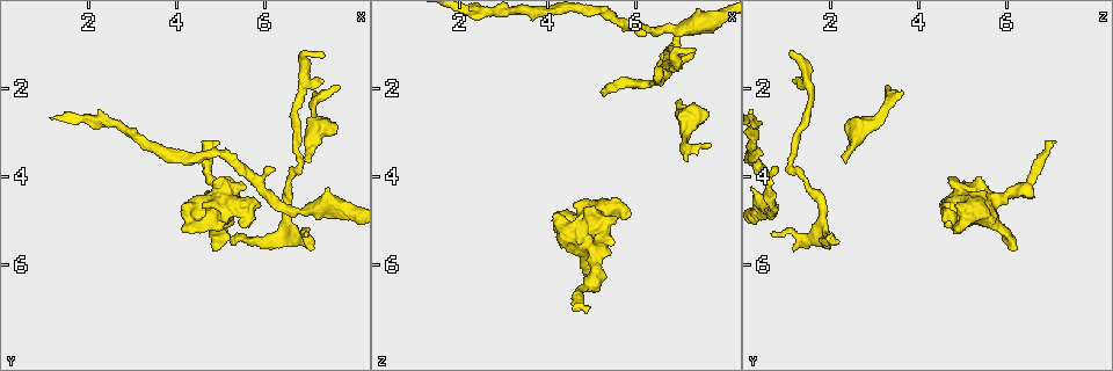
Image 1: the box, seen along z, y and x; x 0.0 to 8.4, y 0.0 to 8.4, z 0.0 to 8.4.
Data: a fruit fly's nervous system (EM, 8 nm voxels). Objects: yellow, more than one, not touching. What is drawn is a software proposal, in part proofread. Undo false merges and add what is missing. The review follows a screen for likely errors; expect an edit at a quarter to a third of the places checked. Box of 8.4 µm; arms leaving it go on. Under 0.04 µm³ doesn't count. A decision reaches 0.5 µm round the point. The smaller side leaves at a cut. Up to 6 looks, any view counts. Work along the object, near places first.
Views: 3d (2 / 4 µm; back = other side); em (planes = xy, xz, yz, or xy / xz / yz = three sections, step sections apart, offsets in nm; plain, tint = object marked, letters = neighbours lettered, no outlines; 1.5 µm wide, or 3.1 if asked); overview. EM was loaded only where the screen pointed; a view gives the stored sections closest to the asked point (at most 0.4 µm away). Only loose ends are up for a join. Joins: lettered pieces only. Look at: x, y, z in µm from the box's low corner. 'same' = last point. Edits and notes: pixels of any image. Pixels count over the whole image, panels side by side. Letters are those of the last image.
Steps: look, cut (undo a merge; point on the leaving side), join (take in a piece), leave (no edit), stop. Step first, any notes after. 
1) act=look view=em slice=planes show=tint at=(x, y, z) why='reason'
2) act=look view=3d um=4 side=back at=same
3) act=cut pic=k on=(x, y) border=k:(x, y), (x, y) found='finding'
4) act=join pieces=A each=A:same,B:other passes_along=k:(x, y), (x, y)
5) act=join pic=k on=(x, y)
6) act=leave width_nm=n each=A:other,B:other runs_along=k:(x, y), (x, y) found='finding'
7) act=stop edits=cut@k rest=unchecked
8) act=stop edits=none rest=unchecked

act=look view=em slice=planes show=plain at=(7.05, 3.70, 2.30)

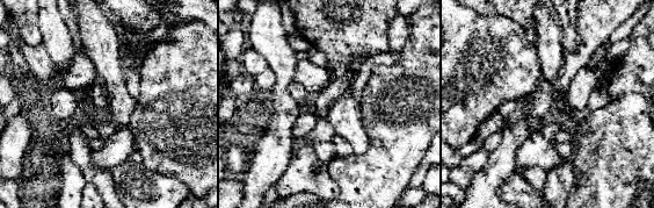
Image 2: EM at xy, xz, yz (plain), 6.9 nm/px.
act=look view=em slice=planes show=letters at=same

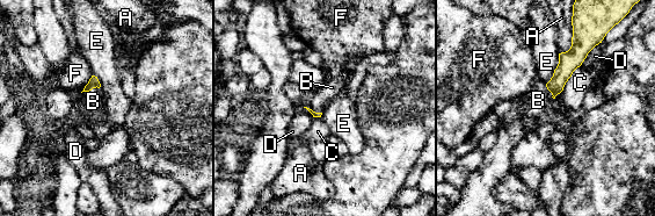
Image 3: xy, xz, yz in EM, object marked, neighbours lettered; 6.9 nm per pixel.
act=join pieces=B longest_contact=E:260nm each=A:other,B:same,C:other,D:other,E:other,F:other found='the cell continues'

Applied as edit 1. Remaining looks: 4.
act=look view=3d um=4 at=(6.25, 3.85, 0.75)

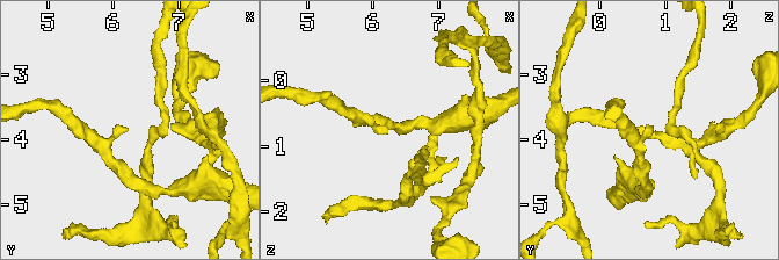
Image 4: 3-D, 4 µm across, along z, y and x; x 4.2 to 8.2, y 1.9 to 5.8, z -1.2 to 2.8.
act=look view=em slice=planes show=letters at=(6.25, 3.85, 0.75) why='shape alone is not enough'

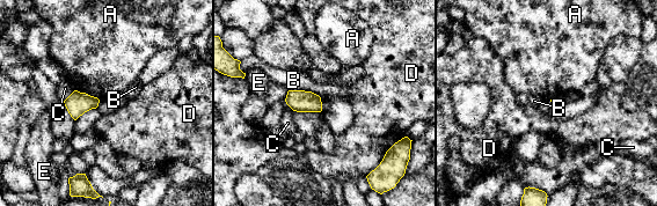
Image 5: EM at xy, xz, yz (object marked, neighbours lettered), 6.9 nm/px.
act=leave each=A:other,B:other,C:other,D:other,E:other border=5:(75, 89), (96, 96), (100, 100) found='none of them fits'

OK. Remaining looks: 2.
act=look view=3d um=4 at=(5.25, 5.50, 2.15)

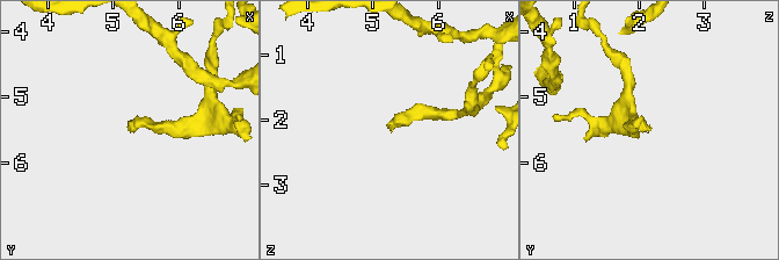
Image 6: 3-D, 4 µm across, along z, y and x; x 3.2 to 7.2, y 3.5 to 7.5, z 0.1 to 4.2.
act=look view=em slice=planes show=letters at=(5.25, 5.50, 2.20)

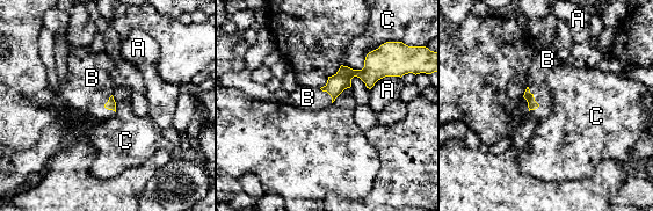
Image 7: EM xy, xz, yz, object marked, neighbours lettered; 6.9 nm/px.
act=join pieces=B each=A:other,B:same,C:other passes_along=7:(532, 104), (535, 101), (536, 78) found='the cell continues'

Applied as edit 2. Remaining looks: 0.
act=stop edits=join@3,join@7 rest=unchecked

